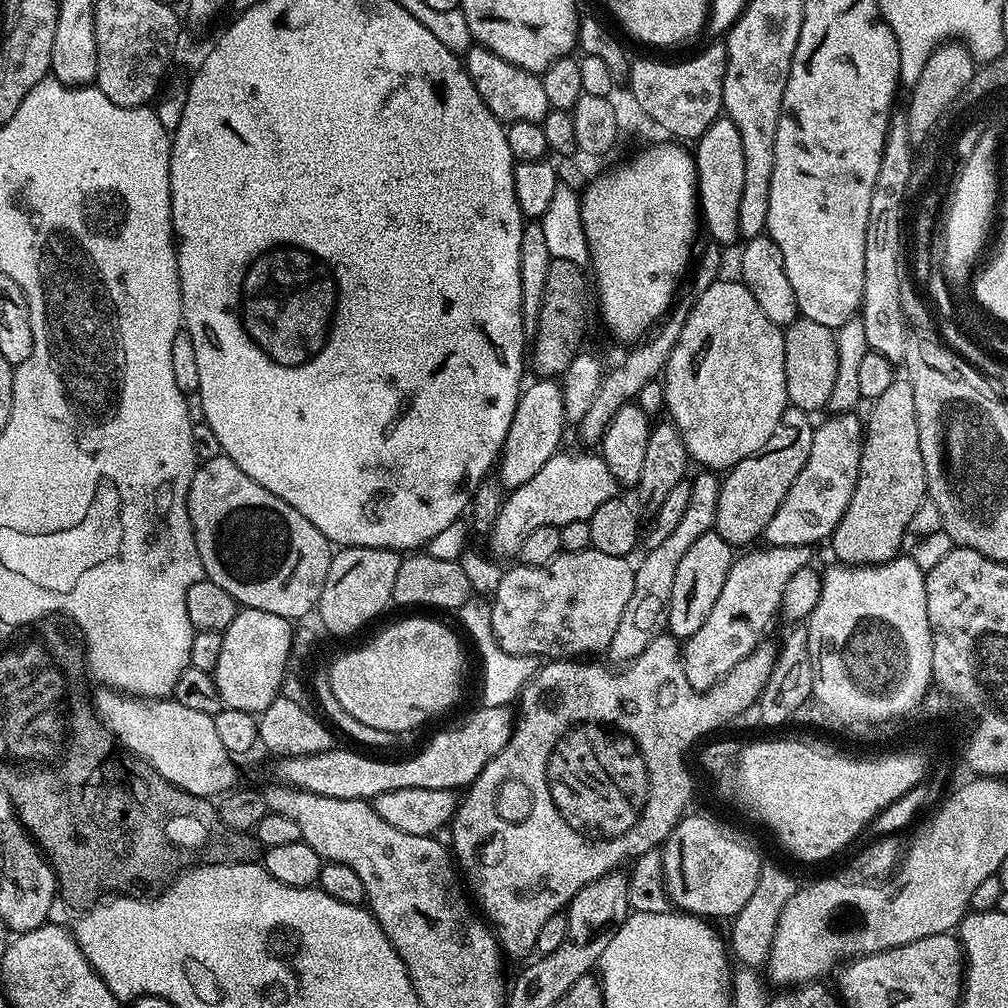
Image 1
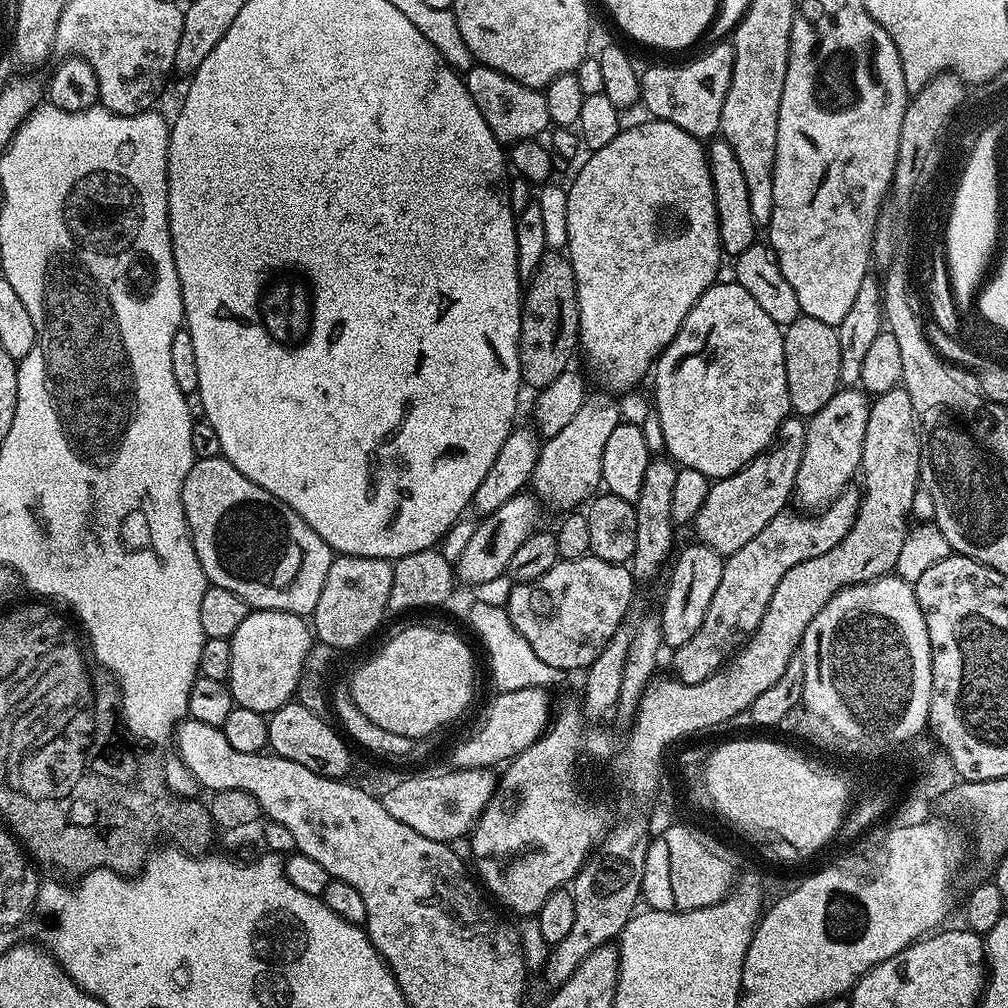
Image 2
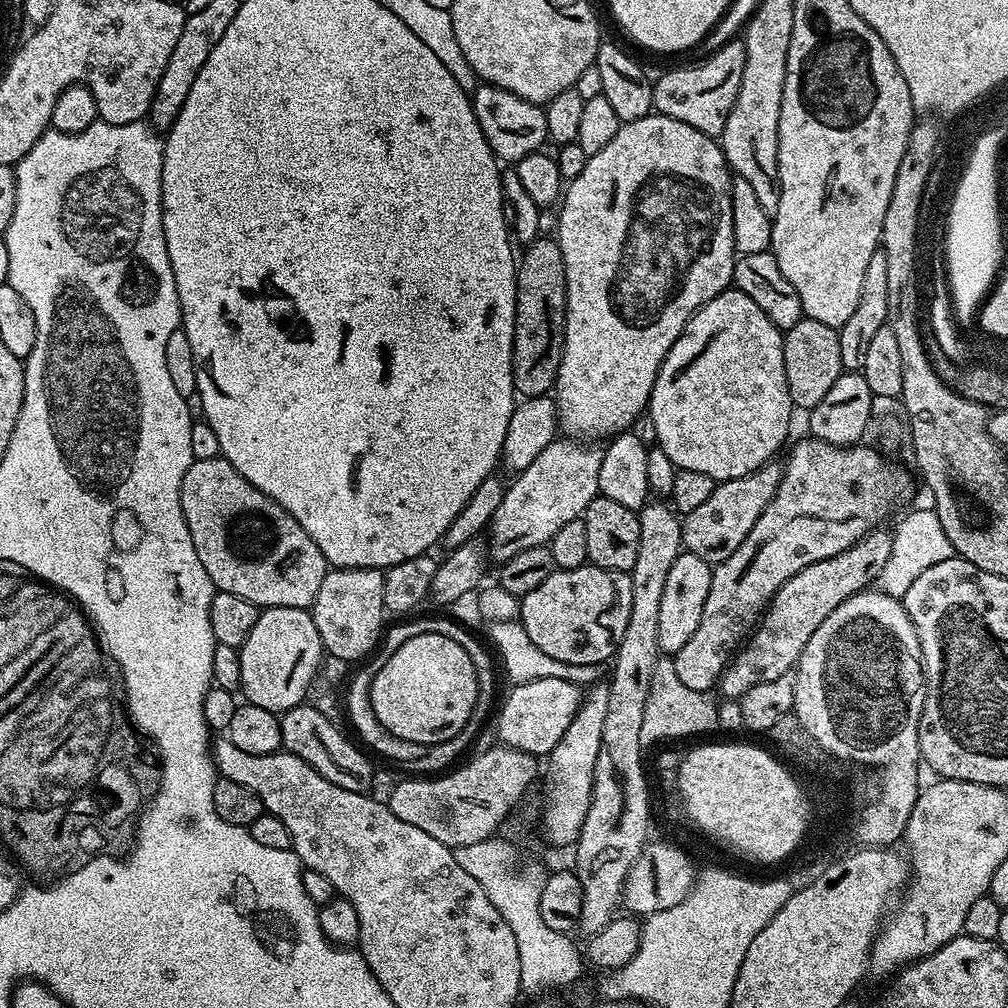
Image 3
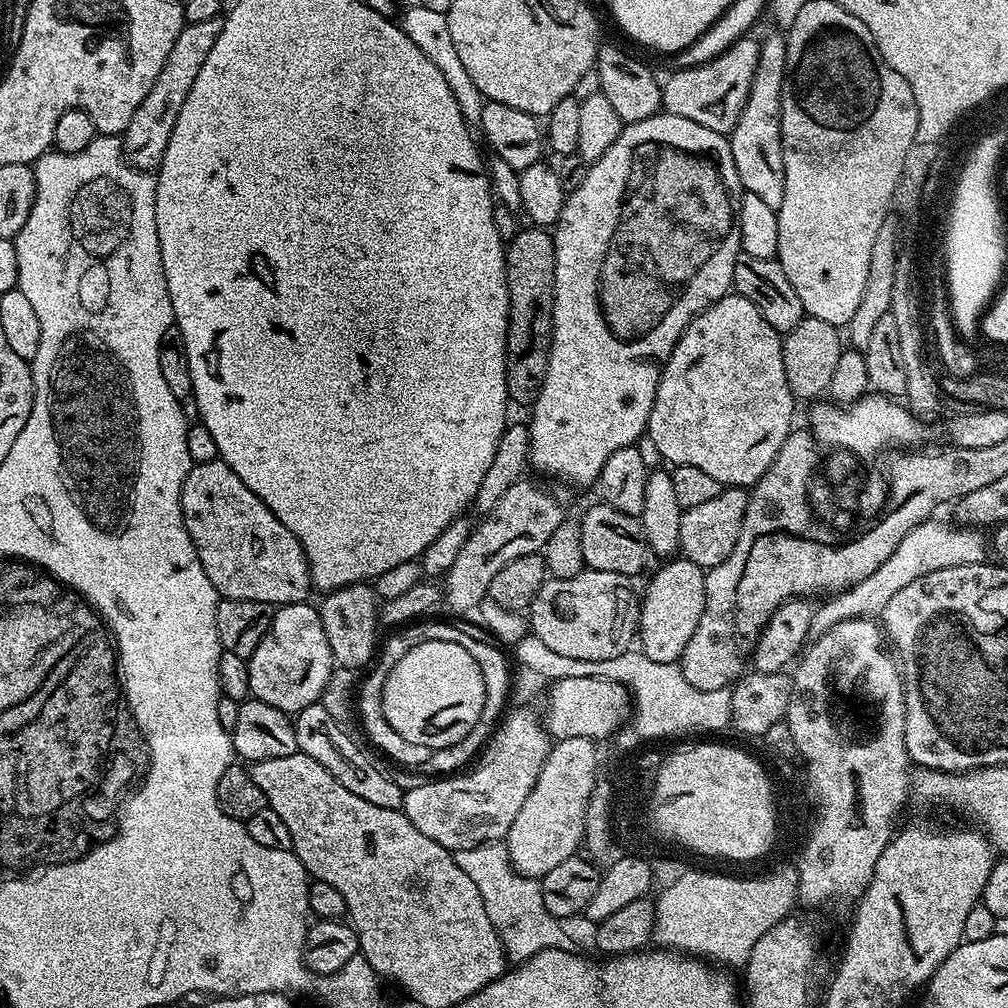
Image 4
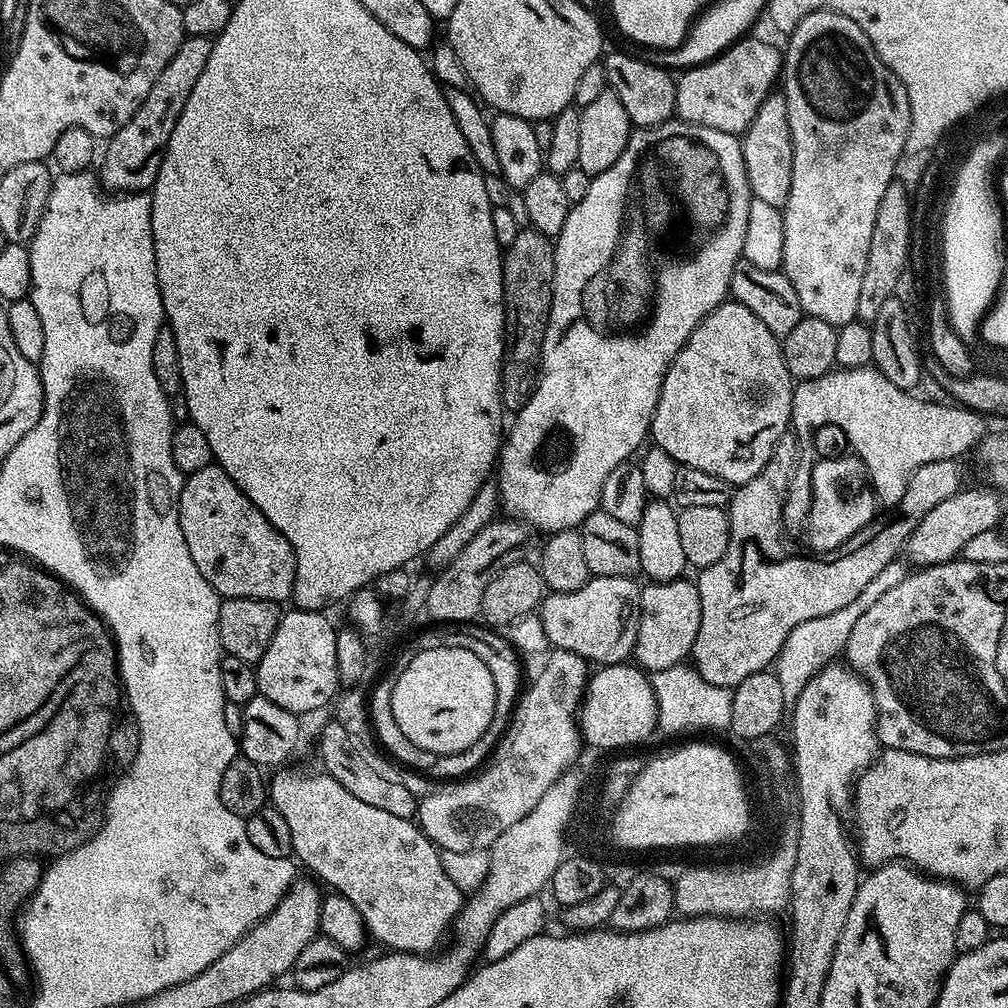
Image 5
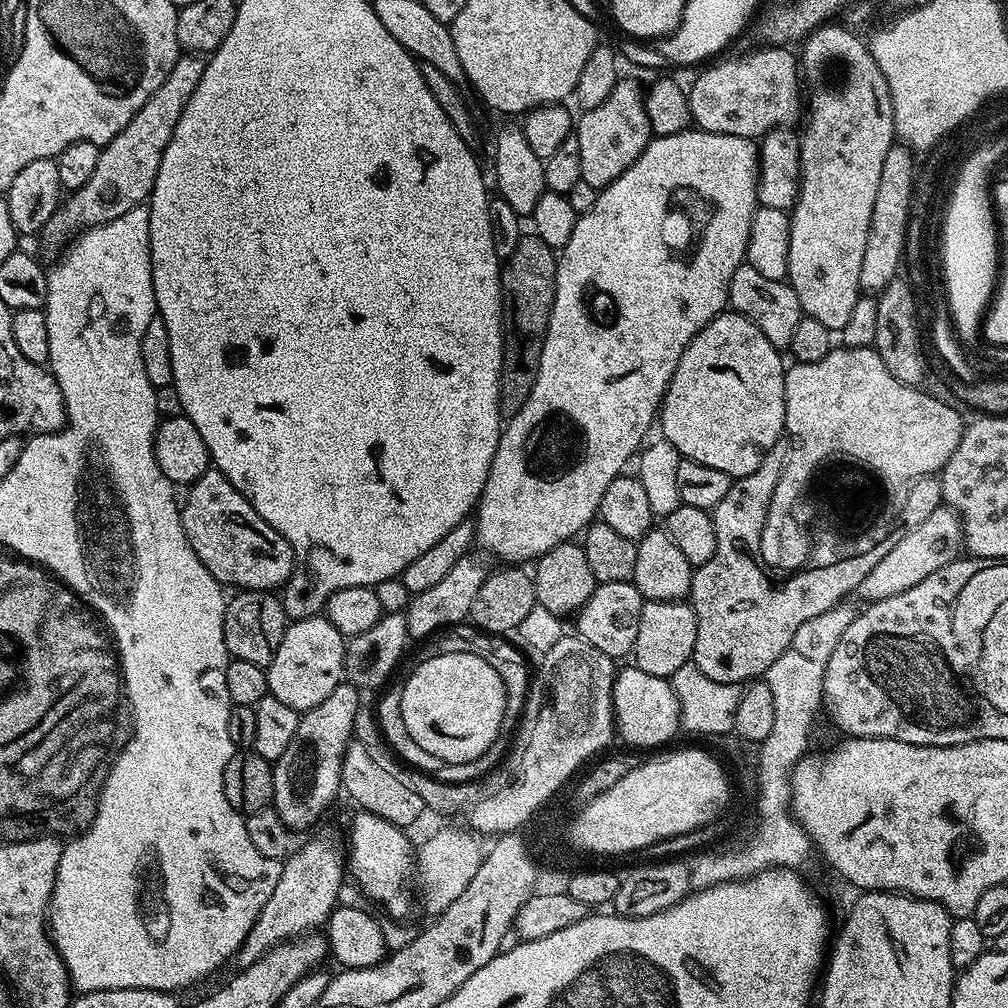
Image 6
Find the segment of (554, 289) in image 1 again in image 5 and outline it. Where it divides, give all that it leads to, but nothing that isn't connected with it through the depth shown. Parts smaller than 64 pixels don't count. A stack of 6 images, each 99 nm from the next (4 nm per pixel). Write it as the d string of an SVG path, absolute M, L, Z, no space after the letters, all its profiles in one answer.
M528 226L520 231L518 238L514 238L514 242L510 242L508 248L503 249L502 259L504 262L504 269L502 270L502 286L504 287L504 365L500 368L500 400L509 413L515 414L522 410L522 406L526 406L526 402L530 402L530 398L534 394L537 384L540 383L542 375L542 350L544 349L544 339L546 338L546 326L550 322L552 283L554 282L554 270L556 269L556 245L553 237L537 232L535 228Z

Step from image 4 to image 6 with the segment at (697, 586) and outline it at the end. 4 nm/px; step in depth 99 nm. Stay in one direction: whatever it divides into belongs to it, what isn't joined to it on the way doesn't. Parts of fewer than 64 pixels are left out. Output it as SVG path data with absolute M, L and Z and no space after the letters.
M649 600L638 618L638 638L634 638L631 655L636 656L635 667L670 678L692 659L694 638L698 638L698 622L691 603L678 600Z

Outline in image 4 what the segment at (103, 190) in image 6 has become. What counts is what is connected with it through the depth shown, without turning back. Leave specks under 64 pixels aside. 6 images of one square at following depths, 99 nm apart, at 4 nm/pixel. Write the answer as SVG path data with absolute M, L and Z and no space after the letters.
M216 16L204 22L185 23L182 34L178 34L178 42L174 42L162 65L162 71L158 73L158 78L154 78L150 94L142 98L142 106L134 110L130 126L126 126L122 133L124 155L133 168L139 168L142 172L159 169L170 142L170 134L174 130L174 122L178 122L178 113L182 111L182 102L186 102L186 94L190 94L190 86L194 86L198 70L202 70L202 62L206 62L206 54L210 54L214 42L218 42L218 34L222 34L223 25L223 19Z

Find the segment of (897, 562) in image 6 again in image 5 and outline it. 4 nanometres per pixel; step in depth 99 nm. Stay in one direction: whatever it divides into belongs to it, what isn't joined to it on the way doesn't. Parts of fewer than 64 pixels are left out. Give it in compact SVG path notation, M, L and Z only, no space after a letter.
M970 486L960 489L946 502L934 506L934 510L930 510L930 514L926 514L922 522L918 522L914 534L910 534L906 545L907 559L912 559L916 566L945 564L948 560L957 559L966 544L977 534L995 529L1002 516L1001 495L993 489L985 488Z

